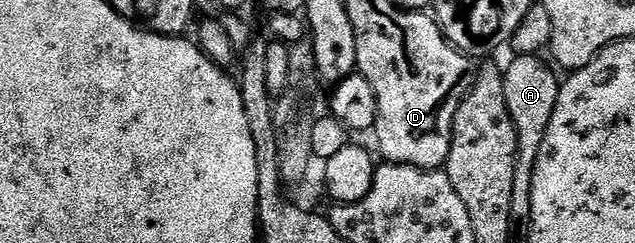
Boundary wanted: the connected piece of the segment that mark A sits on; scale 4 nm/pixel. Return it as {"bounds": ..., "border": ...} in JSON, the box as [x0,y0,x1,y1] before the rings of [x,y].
{"bounds":[504,54,559,224],"border":[[[523,54],[512,59],[509,67],[504,67],[505,103],[507,112],[517,129],[517,163],[515,164],[515,182],[511,192],[511,212],[513,221],[525,224],[531,212],[531,176],[535,168],[535,156],[539,152],[539,144],[551,122],[551,112],[555,110],[555,100],[559,89],[559,78],[556,78],[540,61],[540,57]]]}

